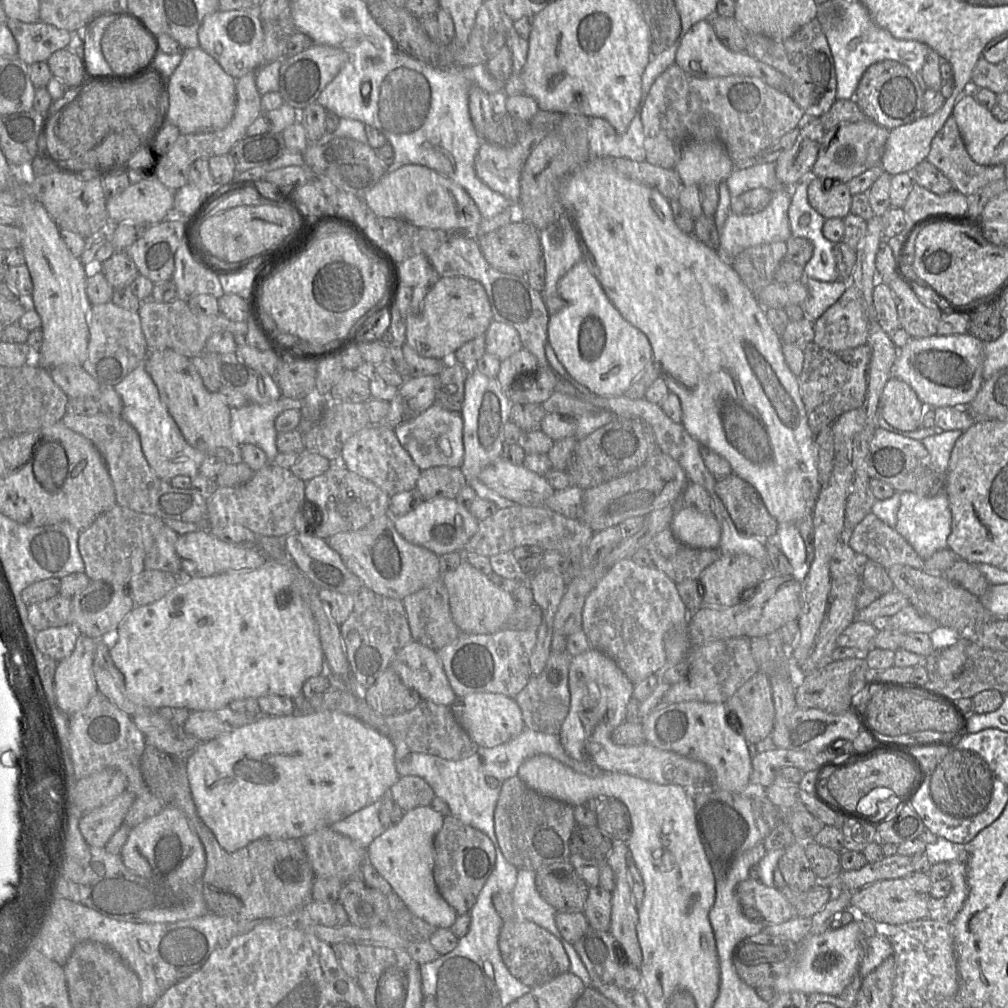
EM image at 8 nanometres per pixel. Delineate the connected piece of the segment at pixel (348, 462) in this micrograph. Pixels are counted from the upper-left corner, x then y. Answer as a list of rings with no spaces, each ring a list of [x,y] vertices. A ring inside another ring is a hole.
[[[378,425],[364,427],[345,442],[340,464],[374,483],[390,497],[416,488],[421,473],[409,453],[400,444],[394,429]]]

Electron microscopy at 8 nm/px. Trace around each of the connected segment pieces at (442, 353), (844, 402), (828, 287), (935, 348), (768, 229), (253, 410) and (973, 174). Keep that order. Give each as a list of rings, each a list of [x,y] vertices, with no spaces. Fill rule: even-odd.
[[[463,276],[439,277],[421,310],[406,315],[406,343],[422,357],[451,359],[465,343],[486,334],[493,320],[489,298],[479,281]]]
[[[814,341],[804,348],[804,362],[797,376],[800,395],[807,413],[814,441],[819,431],[832,425],[844,412],[860,408],[867,390],[871,347],[868,343],[843,351],[829,351]]]
[[[808,279],[806,282],[808,296],[803,303],[803,317],[814,322],[845,292],[848,281],[838,279],[833,282],[822,282]]]
[[[970,333],[910,338],[898,350],[896,360],[892,366],[892,376],[910,385],[924,405],[966,407],[975,398],[985,380],[983,348],[984,342]]]
[[[782,188],[772,192],[772,199],[768,206],[760,212],[748,215],[730,213],[720,234],[718,252],[726,260],[735,258],[744,249],[760,244],[786,242],[791,236],[788,209],[791,204],[792,190]]]
[[[282,396],[266,404],[248,404],[231,408],[231,435],[236,444],[252,444],[261,448],[269,461],[274,463],[278,454],[275,428],[277,416],[285,410],[301,410],[310,399],[293,399]]]
[[[953,115],[947,119],[943,128],[933,138],[927,161],[938,168],[952,182],[954,189],[966,197],[977,193],[994,181],[1006,179],[1005,164],[984,166],[977,164],[970,157]]]

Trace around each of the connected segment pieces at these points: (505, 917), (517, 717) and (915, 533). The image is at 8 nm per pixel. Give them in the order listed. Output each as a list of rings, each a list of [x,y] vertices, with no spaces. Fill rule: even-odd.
[[[511,892],[494,893],[492,904],[503,921],[498,947],[502,961],[511,975],[521,983],[534,987],[569,970],[570,961],[561,942],[541,926],[516,916]]]
[[[474,692],[456,696],[449,707],[457,722],[478,747],[494,747],[505,743],[524,729],[521,710],[517,702],[503,694]]]
[[[945,491],[933,497],[922,497],[913,492],[900,492],[896,531],[902,535],[921,558],[929,558],[947,547],[951,533],[951,511]]]

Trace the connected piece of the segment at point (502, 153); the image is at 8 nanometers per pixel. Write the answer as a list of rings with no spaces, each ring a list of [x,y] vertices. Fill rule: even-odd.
[[[528,127],[518,142],[510,147],[501,147],[482,141],[475,157],[476,175],[489,188],[502,194],[511,203],[516,203],[520,196],[520,176],[524,162],[549,130]]]

